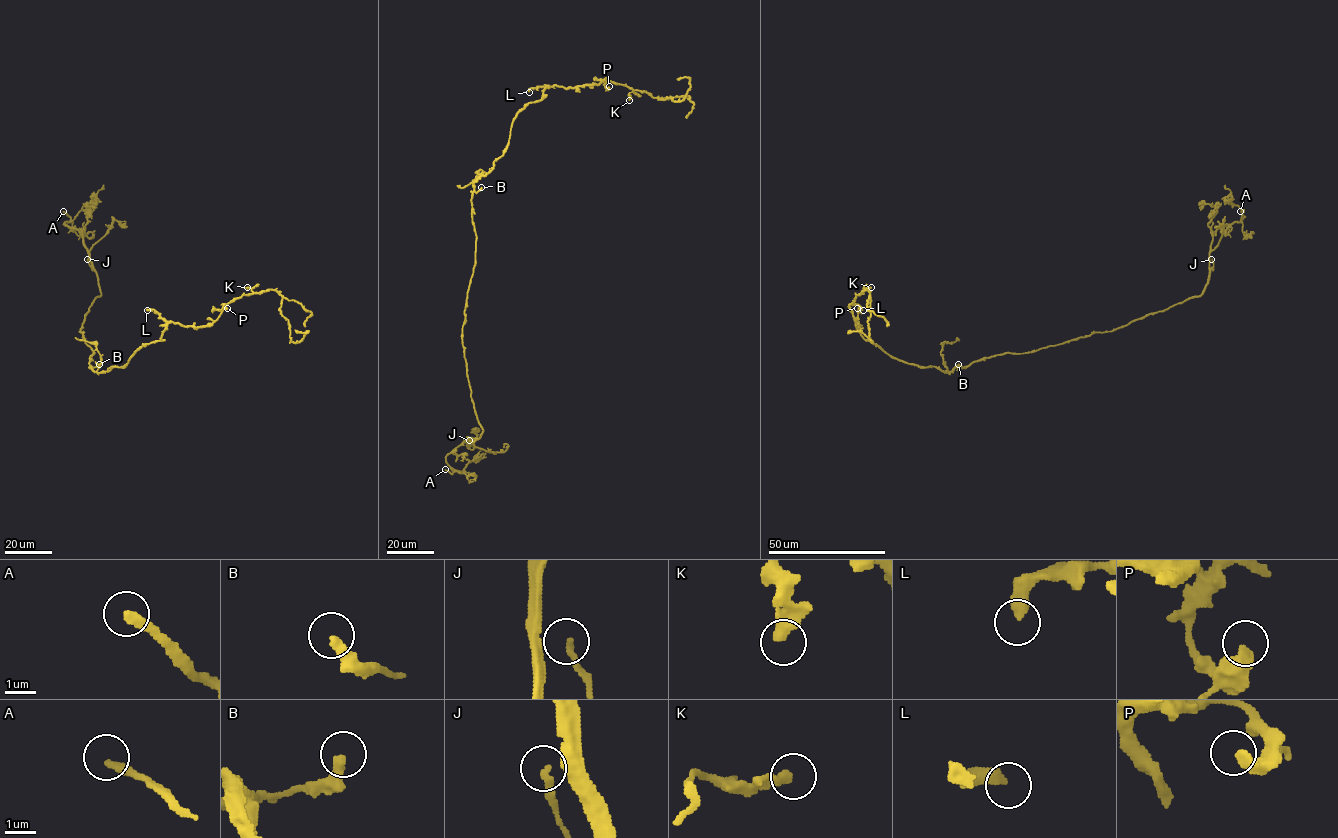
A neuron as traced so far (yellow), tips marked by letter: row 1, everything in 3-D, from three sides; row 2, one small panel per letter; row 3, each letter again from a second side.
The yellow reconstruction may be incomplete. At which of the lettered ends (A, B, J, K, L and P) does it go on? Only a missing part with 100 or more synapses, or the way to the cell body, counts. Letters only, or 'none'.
A

